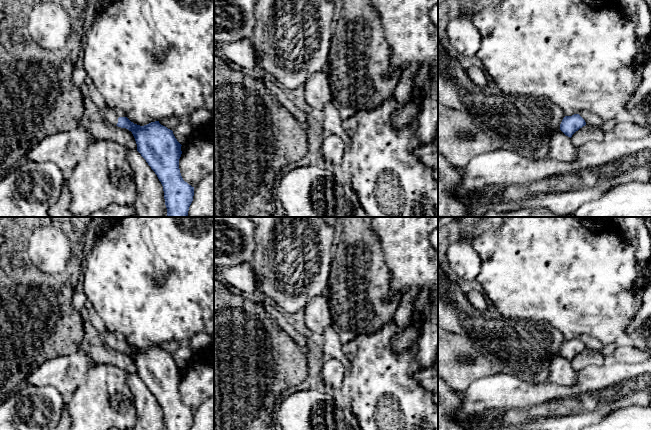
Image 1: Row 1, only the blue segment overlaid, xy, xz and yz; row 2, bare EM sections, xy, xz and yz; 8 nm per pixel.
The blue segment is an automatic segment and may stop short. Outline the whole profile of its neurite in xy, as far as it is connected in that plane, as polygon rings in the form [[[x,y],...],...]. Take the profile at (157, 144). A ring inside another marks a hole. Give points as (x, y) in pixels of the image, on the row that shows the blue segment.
[[[105,107],[101,111],[103,119],[111,124],[126,128],[132,132],[137,151],[146,160],[163,186],[166,217],[188,217],[193,201],[194,187],[185,182],[179,169],[181,144],[173,131],[161,125],[159,121],[140,126],[127,117],[119,117],[113,108]]]

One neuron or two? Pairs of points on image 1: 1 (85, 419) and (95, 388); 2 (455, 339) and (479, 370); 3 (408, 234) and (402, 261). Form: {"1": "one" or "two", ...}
{"1": "one", "2": "one", "3": "one"}

